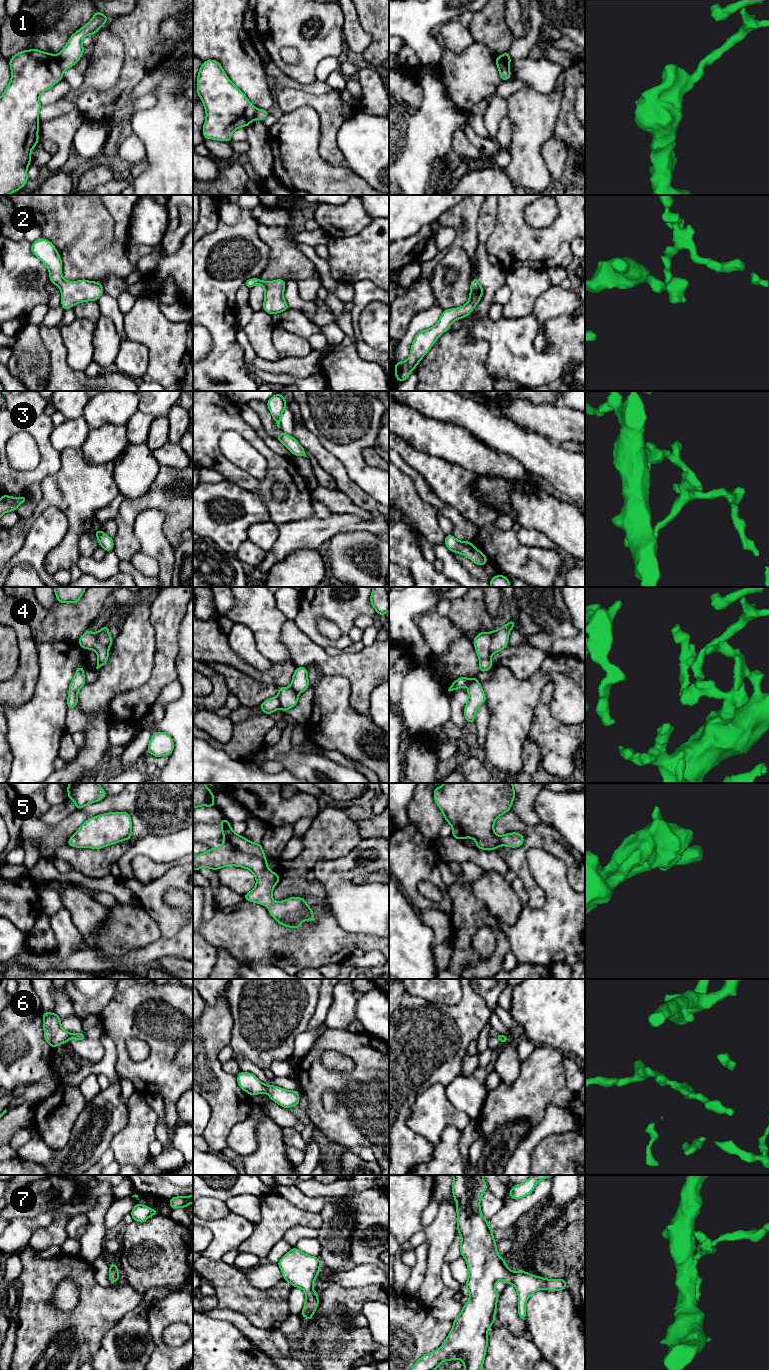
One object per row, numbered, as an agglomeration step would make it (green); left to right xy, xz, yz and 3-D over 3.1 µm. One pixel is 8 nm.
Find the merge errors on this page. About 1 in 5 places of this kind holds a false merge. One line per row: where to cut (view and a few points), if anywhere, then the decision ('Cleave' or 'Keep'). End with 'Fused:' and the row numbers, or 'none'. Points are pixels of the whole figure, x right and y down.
1: Split along xy (56, 56), (59, 66), (63, 70). Cleave
2: No split. Keep
3: No split. Keep
4: No split. Keep
5: No split. Keep
6: No split. Keep
7: No split. Keep
Fused: 1

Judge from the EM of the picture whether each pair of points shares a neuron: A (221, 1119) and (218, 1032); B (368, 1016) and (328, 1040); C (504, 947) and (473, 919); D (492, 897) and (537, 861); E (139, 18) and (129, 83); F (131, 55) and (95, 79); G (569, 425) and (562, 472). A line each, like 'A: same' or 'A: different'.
A: same
B: different
C: same
D: different
E: same
F: different
G: different

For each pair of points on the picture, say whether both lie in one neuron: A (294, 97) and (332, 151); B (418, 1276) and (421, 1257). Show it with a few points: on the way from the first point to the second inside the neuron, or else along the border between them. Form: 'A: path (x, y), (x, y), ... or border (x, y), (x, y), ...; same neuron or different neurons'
A: path (311, 100), (329, 116), (329, 134); same neuron
B: path (418, 1271), (421, 1262); same neuron

